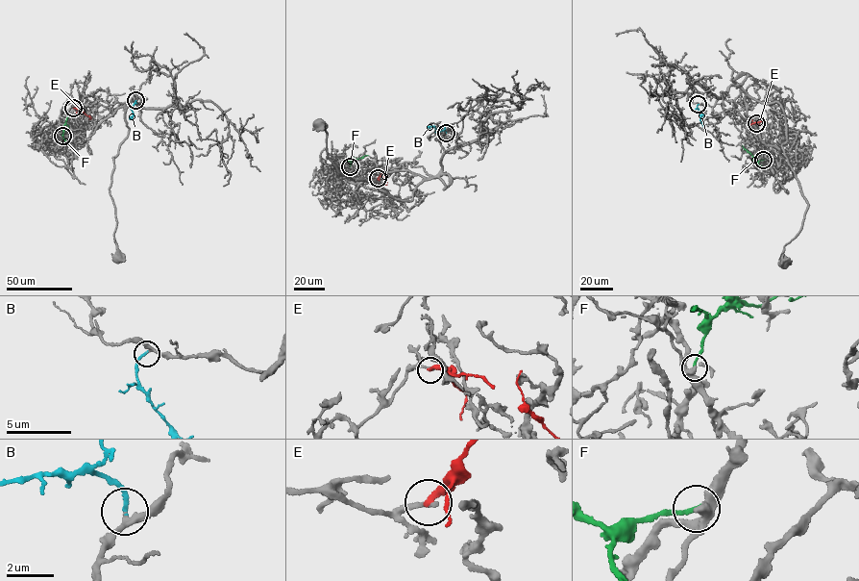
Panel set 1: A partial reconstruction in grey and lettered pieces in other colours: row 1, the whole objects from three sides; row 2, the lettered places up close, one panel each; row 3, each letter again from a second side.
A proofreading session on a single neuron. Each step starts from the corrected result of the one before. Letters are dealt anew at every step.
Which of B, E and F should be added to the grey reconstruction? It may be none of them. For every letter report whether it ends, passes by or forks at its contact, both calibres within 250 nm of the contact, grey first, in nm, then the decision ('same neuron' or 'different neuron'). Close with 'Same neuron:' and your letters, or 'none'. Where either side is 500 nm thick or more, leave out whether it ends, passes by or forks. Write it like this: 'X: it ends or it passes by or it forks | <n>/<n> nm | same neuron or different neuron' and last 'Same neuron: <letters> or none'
B: it ends | 260/190 nm | same neuron
E: it ends | 200/300 nm | different neuron
F: it ends | 320/180 nm | different neuron
Same neuron: B

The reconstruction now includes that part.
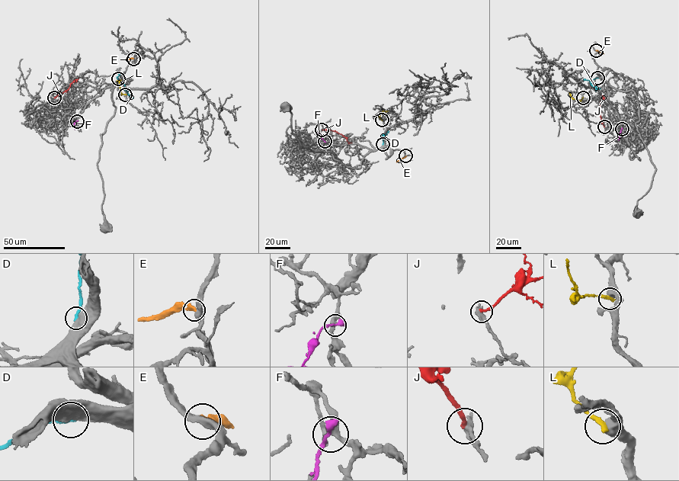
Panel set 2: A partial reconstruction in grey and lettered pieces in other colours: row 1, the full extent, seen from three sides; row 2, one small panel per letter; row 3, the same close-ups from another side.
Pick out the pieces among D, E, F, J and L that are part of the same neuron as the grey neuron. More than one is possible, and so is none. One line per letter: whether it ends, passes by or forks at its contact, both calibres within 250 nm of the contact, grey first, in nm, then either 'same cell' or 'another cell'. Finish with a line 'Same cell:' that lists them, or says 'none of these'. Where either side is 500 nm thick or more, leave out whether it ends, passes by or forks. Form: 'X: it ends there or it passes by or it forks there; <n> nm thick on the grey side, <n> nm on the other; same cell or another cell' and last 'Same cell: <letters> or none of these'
D: 850 nm thick on the grey side, 240 nm on the other; another cell
E: it ends there; 440 nm thick on the grey side, 320 nm on the other; another cell
F: it ends there; 320 nm thick on the grey side, 420 nm on the other; another cell
J: 500 nm thick on the grey side, 240 nm on the other; another cell
L: it ends there; 480 nm thick on the grey side, 280 nm on the other; another cell
Same cell: none of these

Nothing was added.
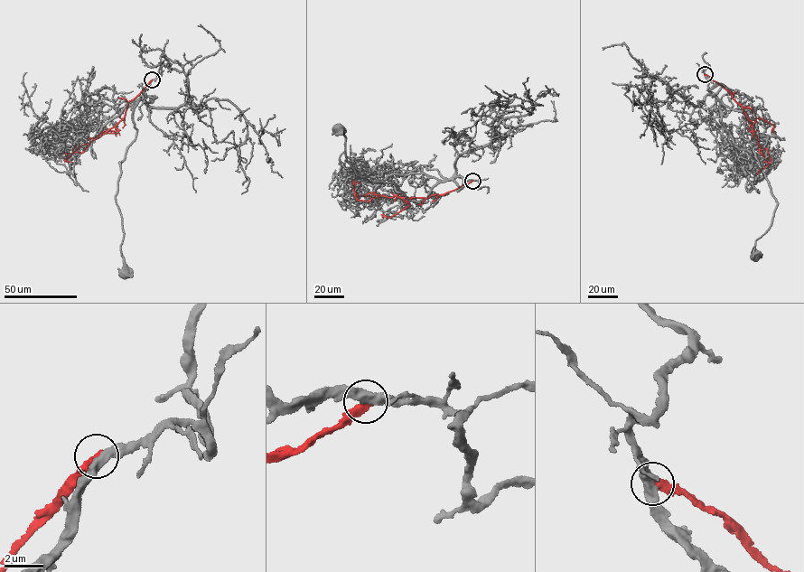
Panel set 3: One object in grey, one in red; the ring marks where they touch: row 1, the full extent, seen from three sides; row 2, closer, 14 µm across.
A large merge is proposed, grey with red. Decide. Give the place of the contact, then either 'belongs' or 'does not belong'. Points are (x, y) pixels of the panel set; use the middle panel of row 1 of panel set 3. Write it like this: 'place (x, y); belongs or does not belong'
place (472, 181); does not belong

